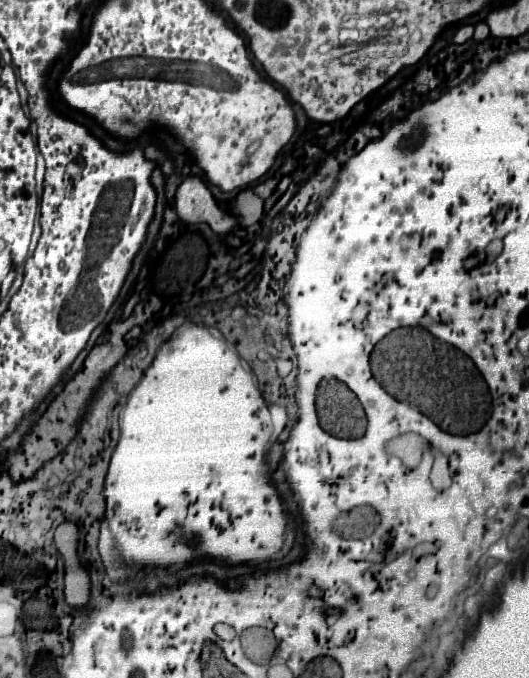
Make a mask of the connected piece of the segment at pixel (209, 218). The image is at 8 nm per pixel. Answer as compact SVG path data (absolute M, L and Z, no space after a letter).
M188 177L176 191L176 211L184 223L208 223L212 231L220 237L226 237L236 217L220 209L208 189L208 185L200 177Z

